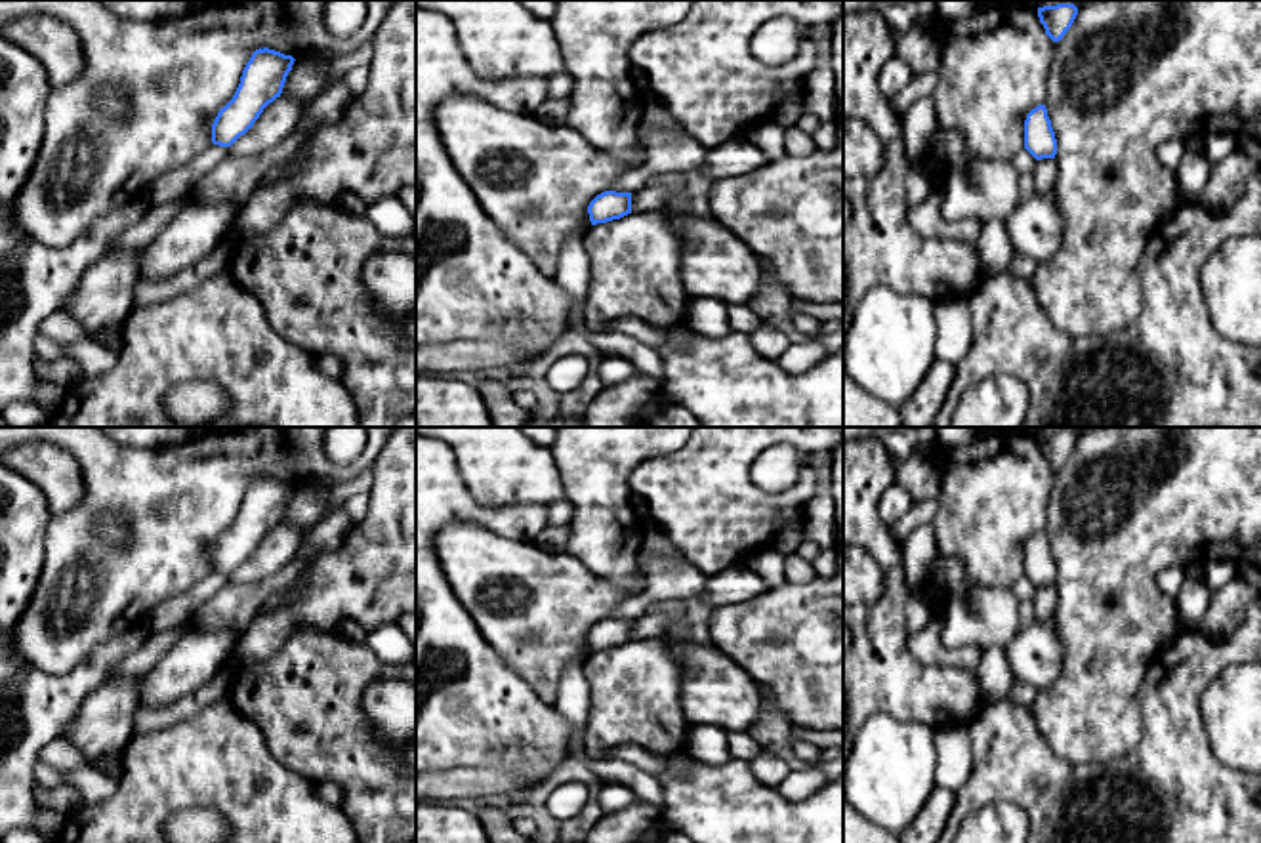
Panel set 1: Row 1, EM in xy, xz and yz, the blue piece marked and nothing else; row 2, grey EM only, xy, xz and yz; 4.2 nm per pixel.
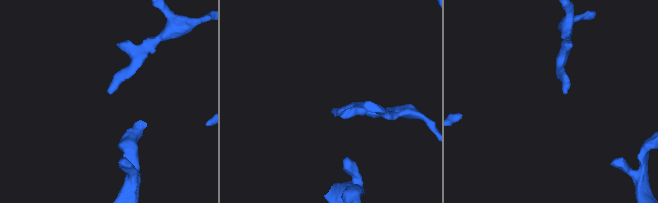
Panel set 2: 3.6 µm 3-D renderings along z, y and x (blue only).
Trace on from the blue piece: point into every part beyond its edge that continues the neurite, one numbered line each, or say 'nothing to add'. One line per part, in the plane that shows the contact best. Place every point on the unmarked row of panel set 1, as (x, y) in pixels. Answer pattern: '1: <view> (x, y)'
nothing to add

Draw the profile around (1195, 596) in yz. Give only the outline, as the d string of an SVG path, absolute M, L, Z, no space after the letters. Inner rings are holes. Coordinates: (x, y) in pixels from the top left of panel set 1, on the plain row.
M1204 574L1187 576L1175 597L1177 616L1187 629L1198 629L1209 601L1211 589L1208 587Z

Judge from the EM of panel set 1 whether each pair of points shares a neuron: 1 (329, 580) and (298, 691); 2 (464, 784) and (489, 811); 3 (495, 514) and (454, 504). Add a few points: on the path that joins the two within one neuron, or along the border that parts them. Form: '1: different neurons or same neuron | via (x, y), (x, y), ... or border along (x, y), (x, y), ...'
1: different neurons | border along (338, 630), (300, 628), (277, 653)
2: different neurons | border along (493, 800), (479, 803)
3: same neuron | via (485, 514), (464, 508)

